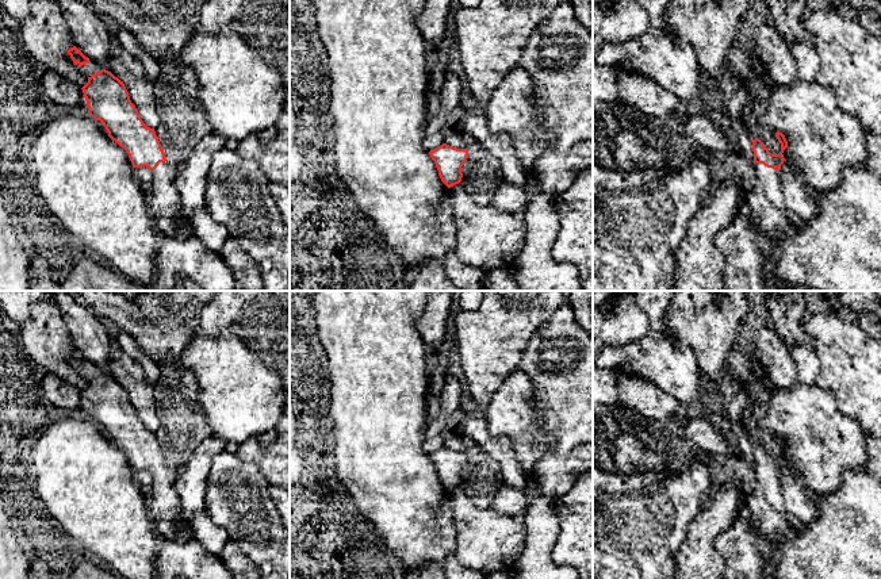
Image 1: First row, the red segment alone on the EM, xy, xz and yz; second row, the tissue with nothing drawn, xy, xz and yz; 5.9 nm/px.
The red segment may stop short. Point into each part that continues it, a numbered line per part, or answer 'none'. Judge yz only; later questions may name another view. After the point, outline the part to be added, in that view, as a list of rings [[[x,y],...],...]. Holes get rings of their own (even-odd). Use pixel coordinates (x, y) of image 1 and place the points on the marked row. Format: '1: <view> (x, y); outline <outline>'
1: yz (765, 204); outline [[[754,164],[756,183],[747,195],[744,210],[763,238],[781,238],[790,234],[796,222],[786,211],[781,179],[775,168]]]

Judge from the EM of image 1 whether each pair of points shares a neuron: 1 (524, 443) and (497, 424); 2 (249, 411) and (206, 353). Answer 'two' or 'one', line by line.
1: one
2: one

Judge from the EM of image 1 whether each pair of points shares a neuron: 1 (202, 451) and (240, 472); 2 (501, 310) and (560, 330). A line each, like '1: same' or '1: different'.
1: different
2: different

